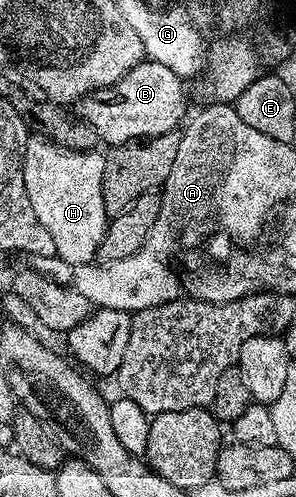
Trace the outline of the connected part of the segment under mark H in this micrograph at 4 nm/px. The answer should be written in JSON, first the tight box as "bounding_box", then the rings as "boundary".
{"bounding_box":[22,135,109,265],"boundary":[[[40,135],[28,138],[23,149],[22,165],[25,189],[32,202],[33,213],[53,238],[56,258],[78,265],[90,263],[98,256],[101,237],[107,231],[109,222],[103,191],[105,159],[106,156],[98,150],[81,151],[79,148],[61,146]]]}

